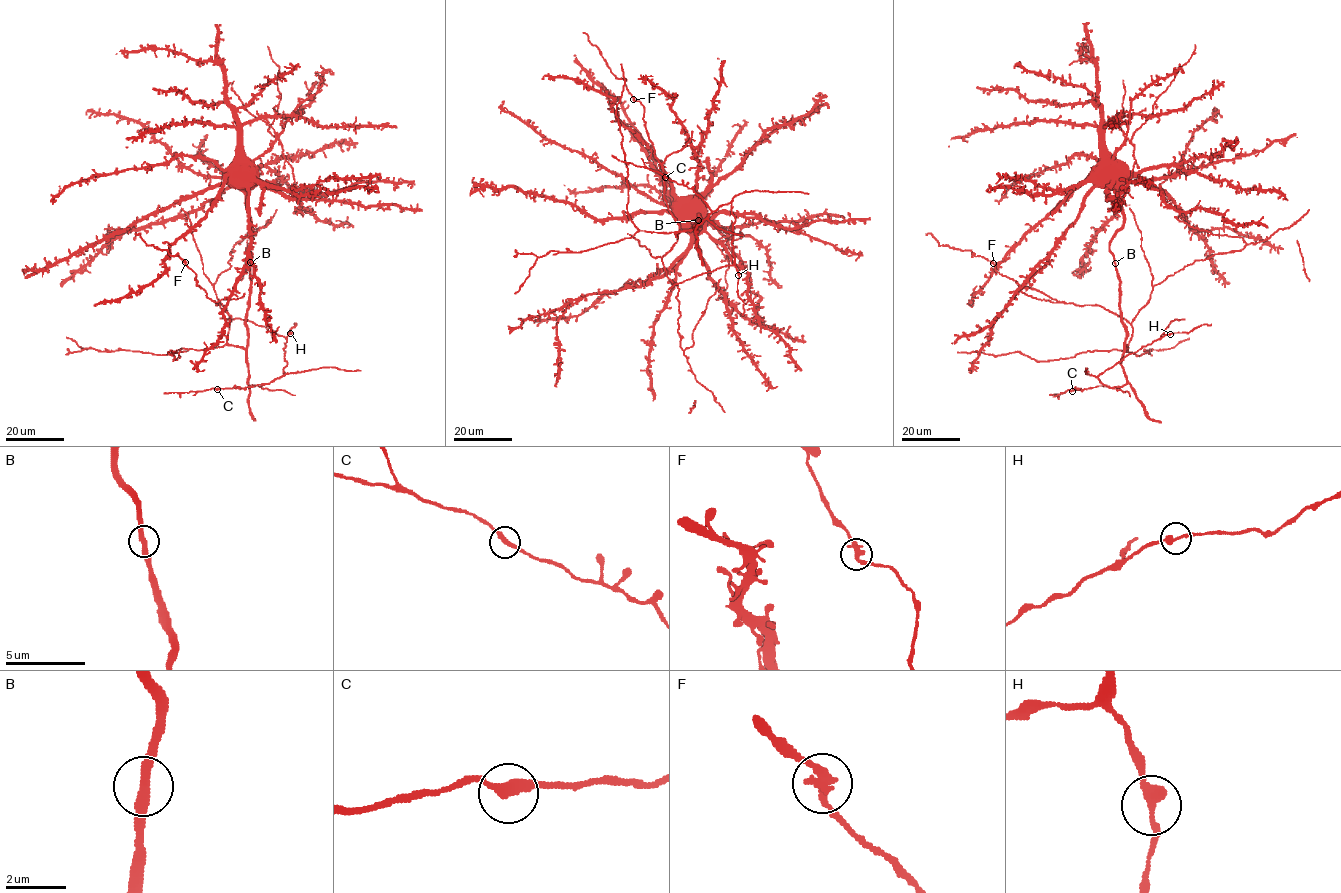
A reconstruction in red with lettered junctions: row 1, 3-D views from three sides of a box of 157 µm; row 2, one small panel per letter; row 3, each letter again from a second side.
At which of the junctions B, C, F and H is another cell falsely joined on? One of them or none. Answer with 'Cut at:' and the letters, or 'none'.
Cut at: none

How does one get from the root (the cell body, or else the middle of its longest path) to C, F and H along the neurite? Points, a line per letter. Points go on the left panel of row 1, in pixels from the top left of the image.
C: (250, 173), (254, 172), (254, 180), (248, 190), (252, 258), (245, 321), (247, 383), (263, 384), (217, 389)
F: (250, 173), (254, 180), (248, 190), (252, 258), (245, 348), (227, 343), (232, 316), (206, 296), (185, 262)
H: (250, 173), (254, 172), (248, 190), (249, 385), (269, 384), (283, 375), (288, 364), (283, 348), (291, 332)

